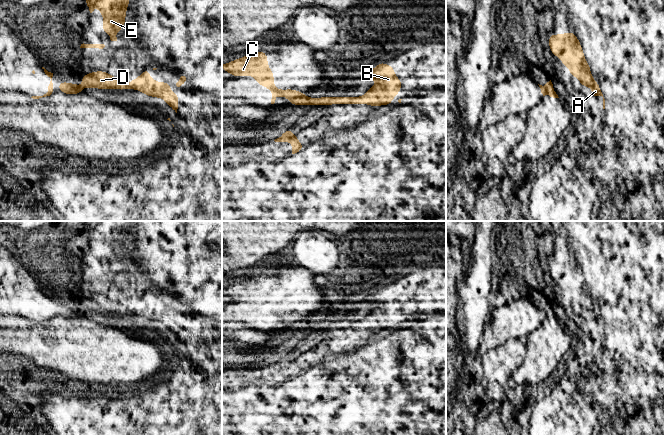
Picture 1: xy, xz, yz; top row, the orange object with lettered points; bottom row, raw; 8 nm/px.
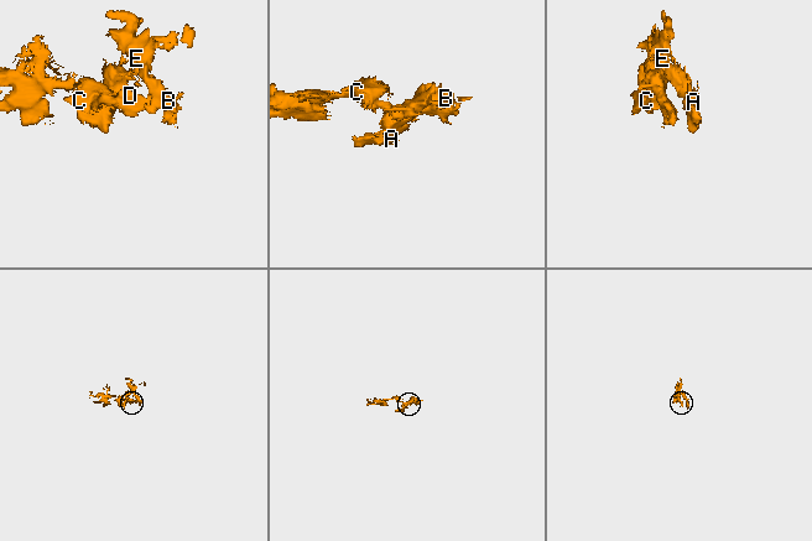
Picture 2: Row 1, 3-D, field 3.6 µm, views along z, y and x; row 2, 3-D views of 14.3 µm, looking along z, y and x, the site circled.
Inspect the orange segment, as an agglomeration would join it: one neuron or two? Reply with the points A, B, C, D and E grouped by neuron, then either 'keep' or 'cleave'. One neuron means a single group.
groups A B D E / C; cleave

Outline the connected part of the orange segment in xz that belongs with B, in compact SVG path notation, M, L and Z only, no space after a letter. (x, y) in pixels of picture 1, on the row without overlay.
M378 286L375 293L360 293L360 302L370 302L378 307L369 313L365 319L357 321L318 321L307 320L291 322L289 329L347 329L367 328L368 330L391 329L392 323L401 315L402 306L394 297L394 291L383 286Z

